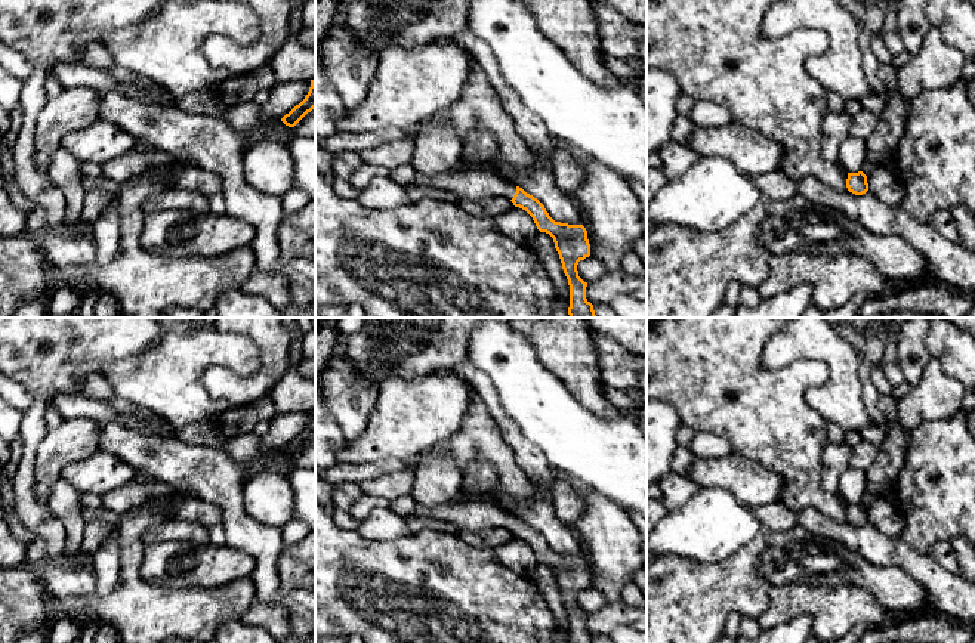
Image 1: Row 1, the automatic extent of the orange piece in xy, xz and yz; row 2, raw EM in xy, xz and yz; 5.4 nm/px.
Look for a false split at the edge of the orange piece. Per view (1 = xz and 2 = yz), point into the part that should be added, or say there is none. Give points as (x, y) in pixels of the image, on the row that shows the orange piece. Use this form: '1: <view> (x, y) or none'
1: xz (466, 184)
2: none

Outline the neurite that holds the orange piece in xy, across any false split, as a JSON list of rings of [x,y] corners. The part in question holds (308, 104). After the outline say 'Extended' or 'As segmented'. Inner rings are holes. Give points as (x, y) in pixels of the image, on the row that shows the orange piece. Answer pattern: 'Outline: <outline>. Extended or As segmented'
Outline: [[[315,78],[311,80],[311,87],[305,99],[299,105],[296,105],[289,114],[286,114],[281,118],[281,121],[289,127],[294,127],[314,108],[315,108]]]. As segmented

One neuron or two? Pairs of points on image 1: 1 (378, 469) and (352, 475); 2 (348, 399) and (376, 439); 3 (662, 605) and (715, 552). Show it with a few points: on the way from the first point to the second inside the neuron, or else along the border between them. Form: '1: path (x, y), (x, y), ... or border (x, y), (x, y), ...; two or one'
1: path (372, 470), (358, 472); one
2: border (379, 393), (366, 429), (348, 444); two
3: border (739, 547), (722, 562), (699, 562), (672, 555); two

